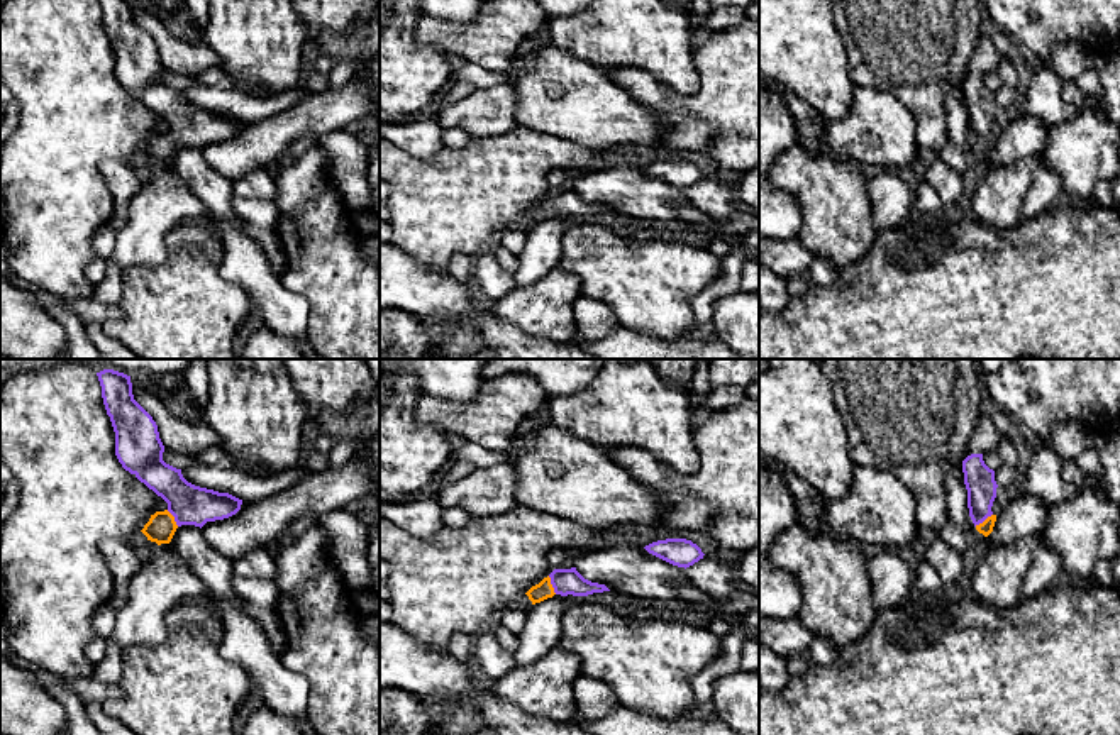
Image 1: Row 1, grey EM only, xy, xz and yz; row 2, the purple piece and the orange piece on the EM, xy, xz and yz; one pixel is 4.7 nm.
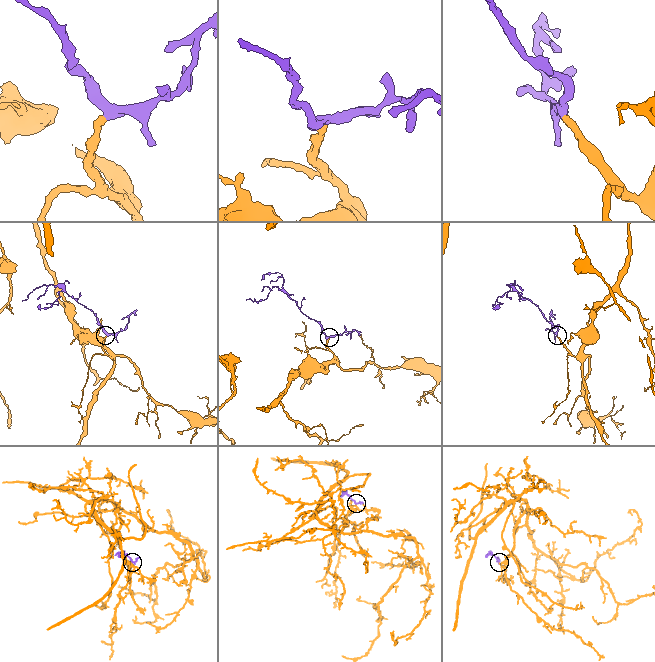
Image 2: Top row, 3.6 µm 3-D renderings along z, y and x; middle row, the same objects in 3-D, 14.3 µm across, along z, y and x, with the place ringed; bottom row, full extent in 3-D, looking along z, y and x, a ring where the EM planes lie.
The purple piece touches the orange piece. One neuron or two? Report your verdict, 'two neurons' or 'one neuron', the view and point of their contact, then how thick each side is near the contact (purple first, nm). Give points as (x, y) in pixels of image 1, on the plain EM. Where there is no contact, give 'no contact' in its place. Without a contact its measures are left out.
one neuron; contact xz (551, 204); calibres 130 and 90 nm

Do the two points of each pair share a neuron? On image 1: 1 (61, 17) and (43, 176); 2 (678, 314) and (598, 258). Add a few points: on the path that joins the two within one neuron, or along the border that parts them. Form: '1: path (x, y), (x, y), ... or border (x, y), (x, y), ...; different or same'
1: path (61, 56), (61, 138); same
2: path (658, 302), (631, 275), (619, 271); same

